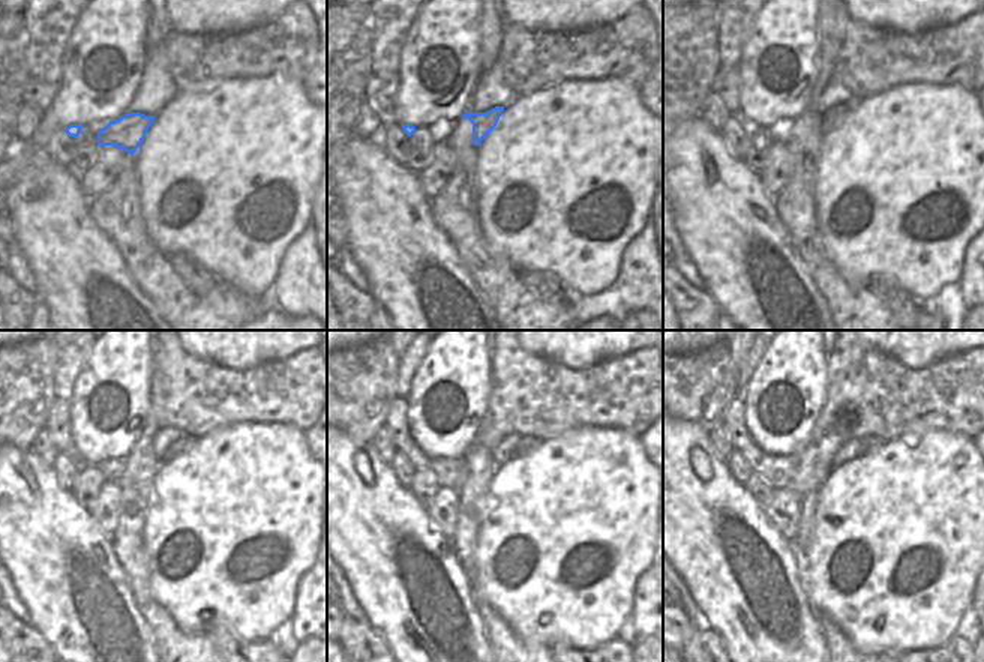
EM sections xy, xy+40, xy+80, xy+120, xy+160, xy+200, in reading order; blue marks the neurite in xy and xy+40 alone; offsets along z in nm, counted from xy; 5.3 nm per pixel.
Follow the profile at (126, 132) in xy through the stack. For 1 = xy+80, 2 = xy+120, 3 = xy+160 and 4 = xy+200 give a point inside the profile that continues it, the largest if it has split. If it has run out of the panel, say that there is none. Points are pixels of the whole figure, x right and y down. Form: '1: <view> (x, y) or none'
1: xy+80 (834, 116)
2: xy+120 (183, 442)
3: xy+160 (527, 443)
4: xy+200 (869, 443)

